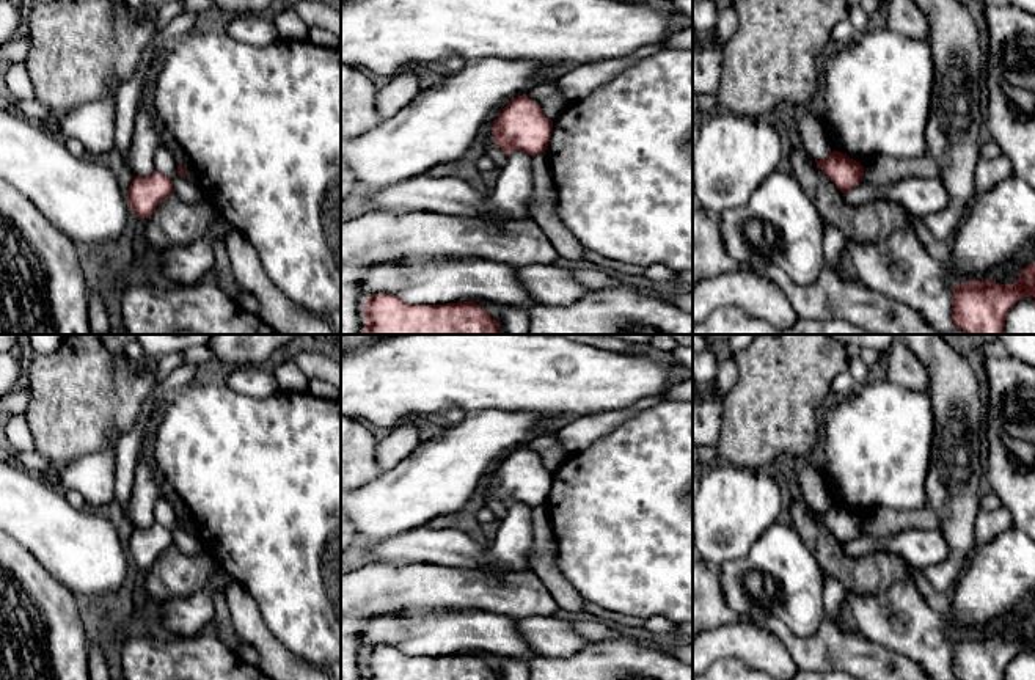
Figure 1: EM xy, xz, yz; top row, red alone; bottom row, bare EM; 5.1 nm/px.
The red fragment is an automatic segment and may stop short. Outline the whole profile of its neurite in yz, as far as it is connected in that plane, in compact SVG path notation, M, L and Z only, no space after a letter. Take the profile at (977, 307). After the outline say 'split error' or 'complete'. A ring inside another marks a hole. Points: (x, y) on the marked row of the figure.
M1035 262L1018 269L1021 276L1011 284L999 284L991 280L967 281L953 287L952 322L966 335L1004 335L1005 319L1010 309L1024 297L1035 298Z; complete

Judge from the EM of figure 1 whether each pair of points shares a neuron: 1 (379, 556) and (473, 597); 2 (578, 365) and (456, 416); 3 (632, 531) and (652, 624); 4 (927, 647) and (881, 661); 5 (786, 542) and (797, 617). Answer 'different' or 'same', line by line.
1: different
2: different
3: different
4: different
5: same

